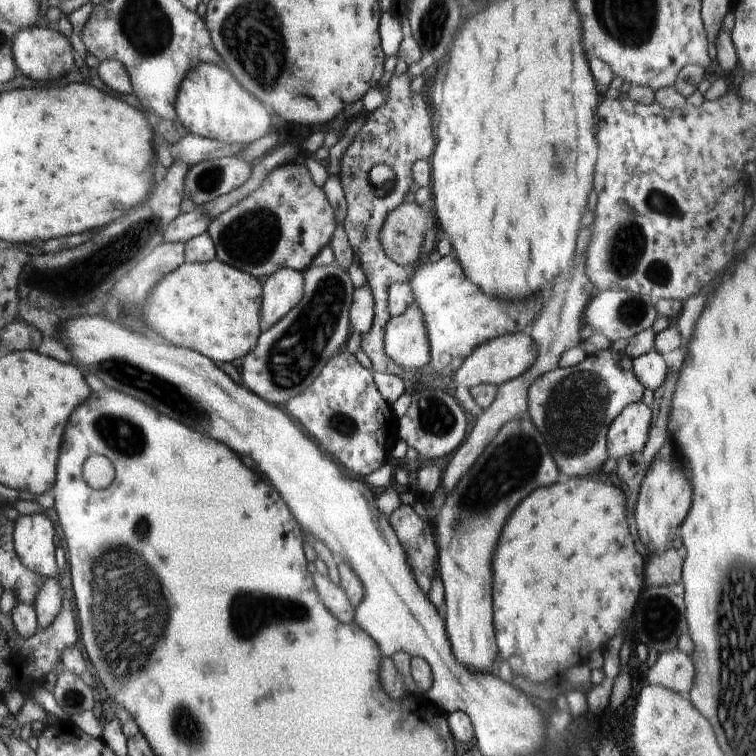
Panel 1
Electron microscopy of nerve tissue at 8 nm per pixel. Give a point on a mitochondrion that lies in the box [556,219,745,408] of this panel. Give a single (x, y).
(630, 312)

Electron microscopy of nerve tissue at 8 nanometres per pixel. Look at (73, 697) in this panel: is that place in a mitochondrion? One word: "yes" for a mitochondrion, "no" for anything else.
yes

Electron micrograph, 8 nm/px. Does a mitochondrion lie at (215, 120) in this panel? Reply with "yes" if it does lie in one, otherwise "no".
no

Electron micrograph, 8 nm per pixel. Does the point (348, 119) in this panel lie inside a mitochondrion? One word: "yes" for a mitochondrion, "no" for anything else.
no

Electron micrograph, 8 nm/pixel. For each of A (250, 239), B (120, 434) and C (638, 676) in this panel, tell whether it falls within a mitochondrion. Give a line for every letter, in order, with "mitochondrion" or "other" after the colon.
A: mitochondrion
B: mitochondrion
C: other

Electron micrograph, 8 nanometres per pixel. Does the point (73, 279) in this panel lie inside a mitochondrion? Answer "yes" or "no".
yes

